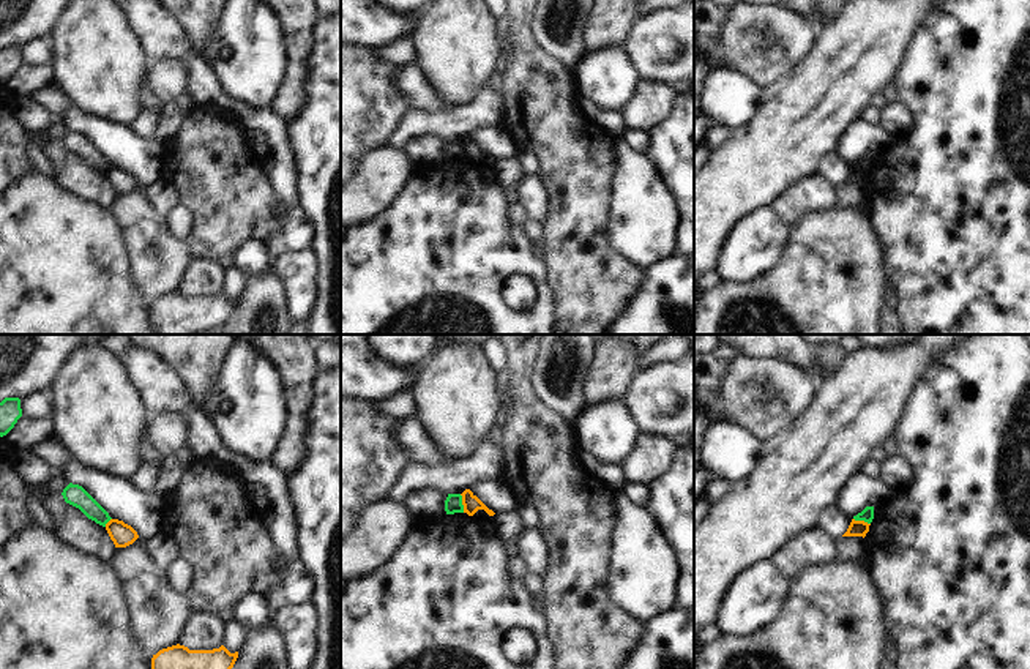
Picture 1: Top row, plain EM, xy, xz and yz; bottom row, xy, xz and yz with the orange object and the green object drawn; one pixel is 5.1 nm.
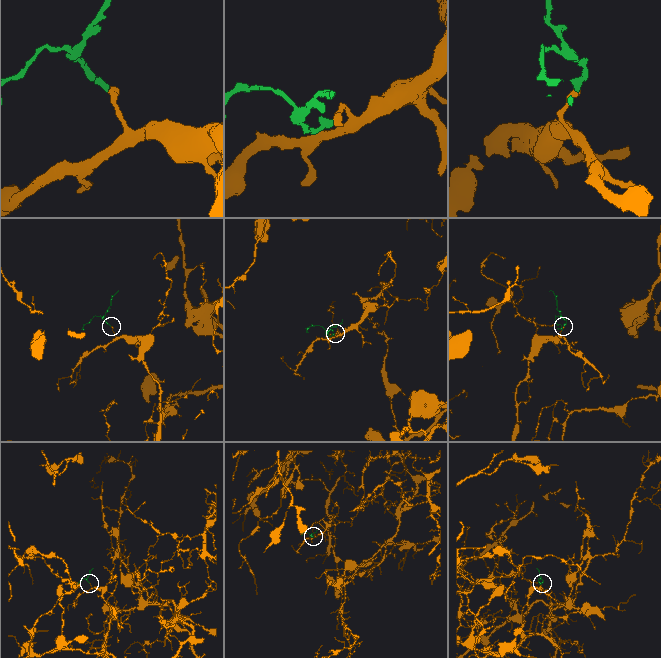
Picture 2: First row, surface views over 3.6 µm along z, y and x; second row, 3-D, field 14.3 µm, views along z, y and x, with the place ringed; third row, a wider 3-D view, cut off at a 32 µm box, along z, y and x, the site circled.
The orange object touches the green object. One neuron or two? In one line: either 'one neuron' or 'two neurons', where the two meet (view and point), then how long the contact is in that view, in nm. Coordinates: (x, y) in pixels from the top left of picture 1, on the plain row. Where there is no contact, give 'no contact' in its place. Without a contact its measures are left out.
two neurons; meets orange in xz at (462, 150); contact 100 nm long

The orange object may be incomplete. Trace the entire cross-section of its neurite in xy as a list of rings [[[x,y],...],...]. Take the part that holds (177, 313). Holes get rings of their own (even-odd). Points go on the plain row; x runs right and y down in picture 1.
[[[177,290],[153,301],[151,317],[161,334],[197,334],[221,330],[237,305],[238,298],[230,300],[224,292],[213,297],[189,297]]]

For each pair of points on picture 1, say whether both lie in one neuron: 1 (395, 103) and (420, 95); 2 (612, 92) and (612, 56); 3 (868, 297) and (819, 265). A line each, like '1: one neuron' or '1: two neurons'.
1: two neurons
2: one neuron
3: one neuron

